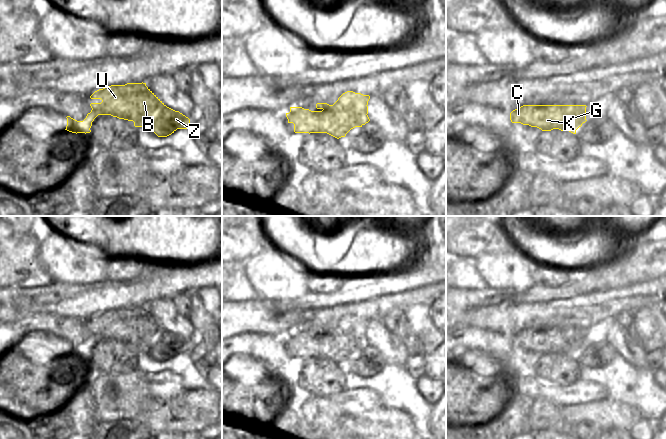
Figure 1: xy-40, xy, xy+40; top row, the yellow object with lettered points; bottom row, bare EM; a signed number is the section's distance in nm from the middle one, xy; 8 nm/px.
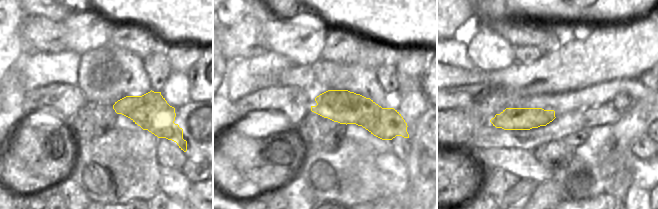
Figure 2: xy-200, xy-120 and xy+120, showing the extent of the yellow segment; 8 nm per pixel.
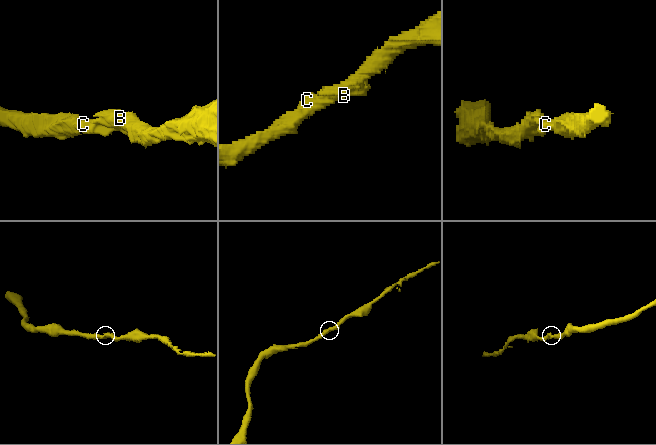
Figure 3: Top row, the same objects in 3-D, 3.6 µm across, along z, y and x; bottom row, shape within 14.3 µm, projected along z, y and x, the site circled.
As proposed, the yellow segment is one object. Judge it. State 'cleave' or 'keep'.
keep

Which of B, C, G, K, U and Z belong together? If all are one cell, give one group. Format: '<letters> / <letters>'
B C G K U Z

